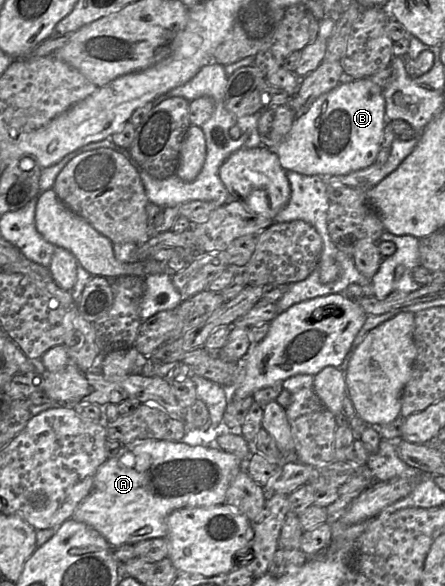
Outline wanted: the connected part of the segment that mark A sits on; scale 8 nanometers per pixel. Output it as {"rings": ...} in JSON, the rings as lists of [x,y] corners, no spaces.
{"rings":[[[138,441],[121,446],[115,457],[106,459],[95,475],[91,492],[71,519],[91,526],[115,547],[166,538],[166,519],[173,511],[225,503],[226,491],[241,469],[243,461],[238,456],[216,446]]]}

